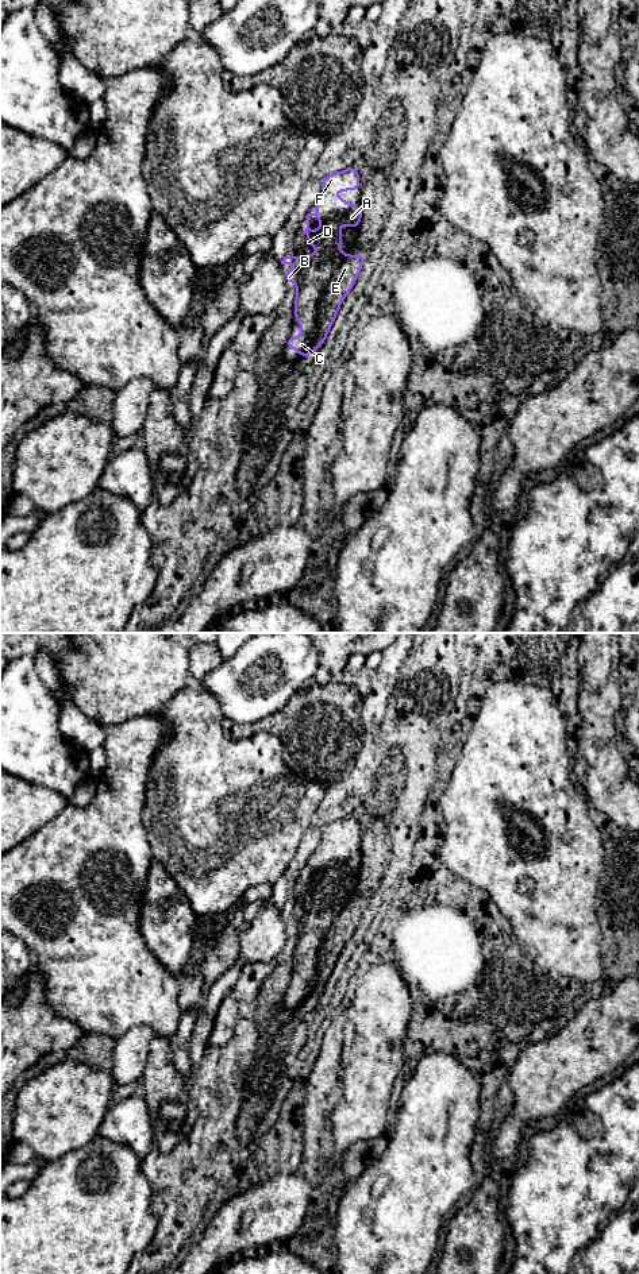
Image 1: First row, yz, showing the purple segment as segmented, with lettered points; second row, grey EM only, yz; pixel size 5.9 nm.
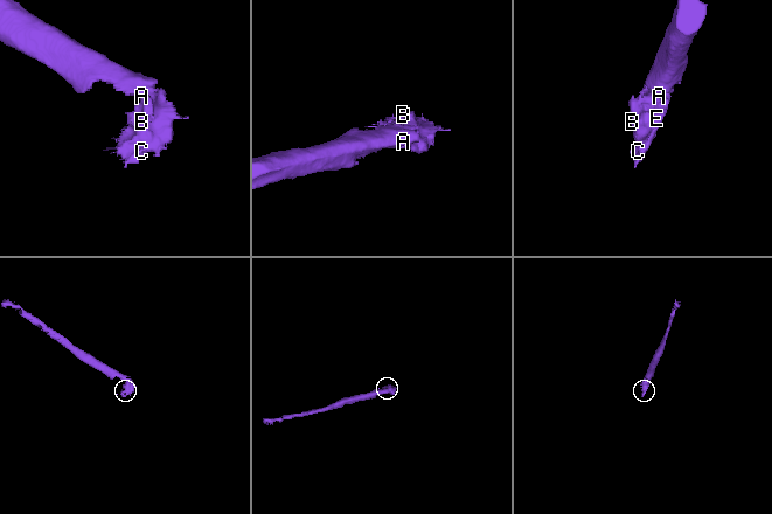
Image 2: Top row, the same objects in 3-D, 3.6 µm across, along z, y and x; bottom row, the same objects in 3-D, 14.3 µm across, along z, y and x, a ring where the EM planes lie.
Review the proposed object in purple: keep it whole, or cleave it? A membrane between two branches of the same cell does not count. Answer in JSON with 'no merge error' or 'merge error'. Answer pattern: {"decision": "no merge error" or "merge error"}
{"decision": "merge error"}

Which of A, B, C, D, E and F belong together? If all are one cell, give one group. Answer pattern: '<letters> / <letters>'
A B D E F / C

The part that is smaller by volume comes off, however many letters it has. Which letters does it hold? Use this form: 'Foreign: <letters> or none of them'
Foreign: C

